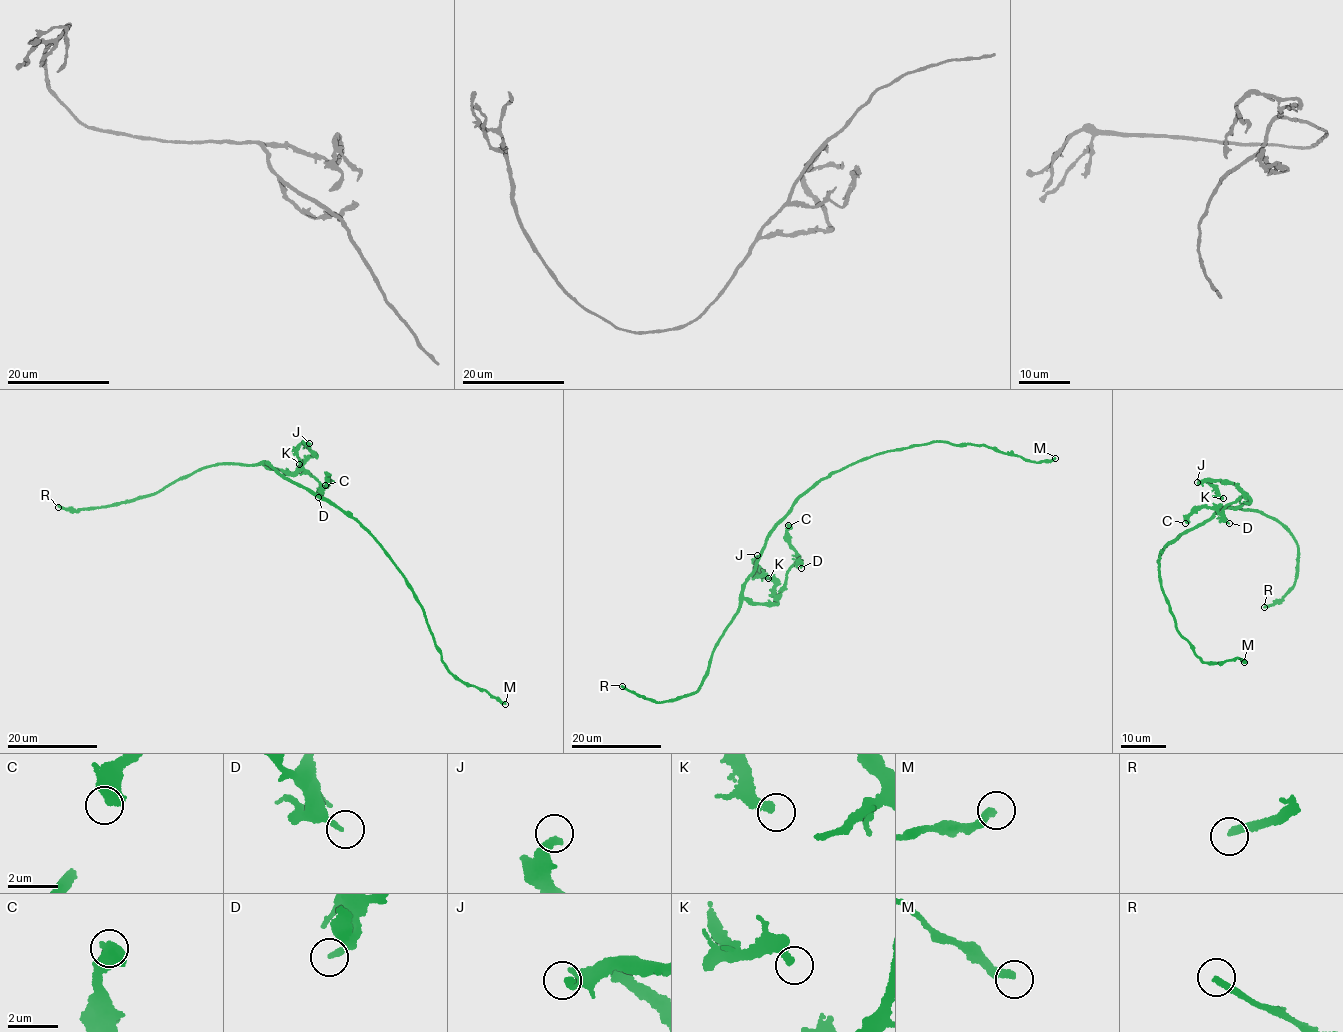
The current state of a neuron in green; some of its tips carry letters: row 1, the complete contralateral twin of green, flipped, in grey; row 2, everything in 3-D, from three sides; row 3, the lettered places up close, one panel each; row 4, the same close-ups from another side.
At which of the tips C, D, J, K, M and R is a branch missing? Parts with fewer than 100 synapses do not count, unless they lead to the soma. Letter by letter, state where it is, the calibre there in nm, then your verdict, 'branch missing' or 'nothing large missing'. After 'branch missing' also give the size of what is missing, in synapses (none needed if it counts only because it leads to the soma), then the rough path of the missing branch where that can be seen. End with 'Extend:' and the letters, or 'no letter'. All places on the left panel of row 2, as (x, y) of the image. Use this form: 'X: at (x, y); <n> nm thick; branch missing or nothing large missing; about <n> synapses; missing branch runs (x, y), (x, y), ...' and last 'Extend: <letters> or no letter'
C: at (325, 485); 650 nm thick; nothing large missing
D: at (318, 497); 170 nm thick; nothing large missing
J: at (309, 443); 280 nm thick; nothing large missing
K: at (299, 464); 240 nm thick; nothing large missing
M: at (505, 704); 280 nm thick; nothing large missing
R: at (58, 507); 240 nm thick; branch missing; about 180 synapses; missing branch runs (58, 507), (44, 492), (50, 475), (49, 487), (19, 486), (21, 465), (32, 451)
Extend: R

